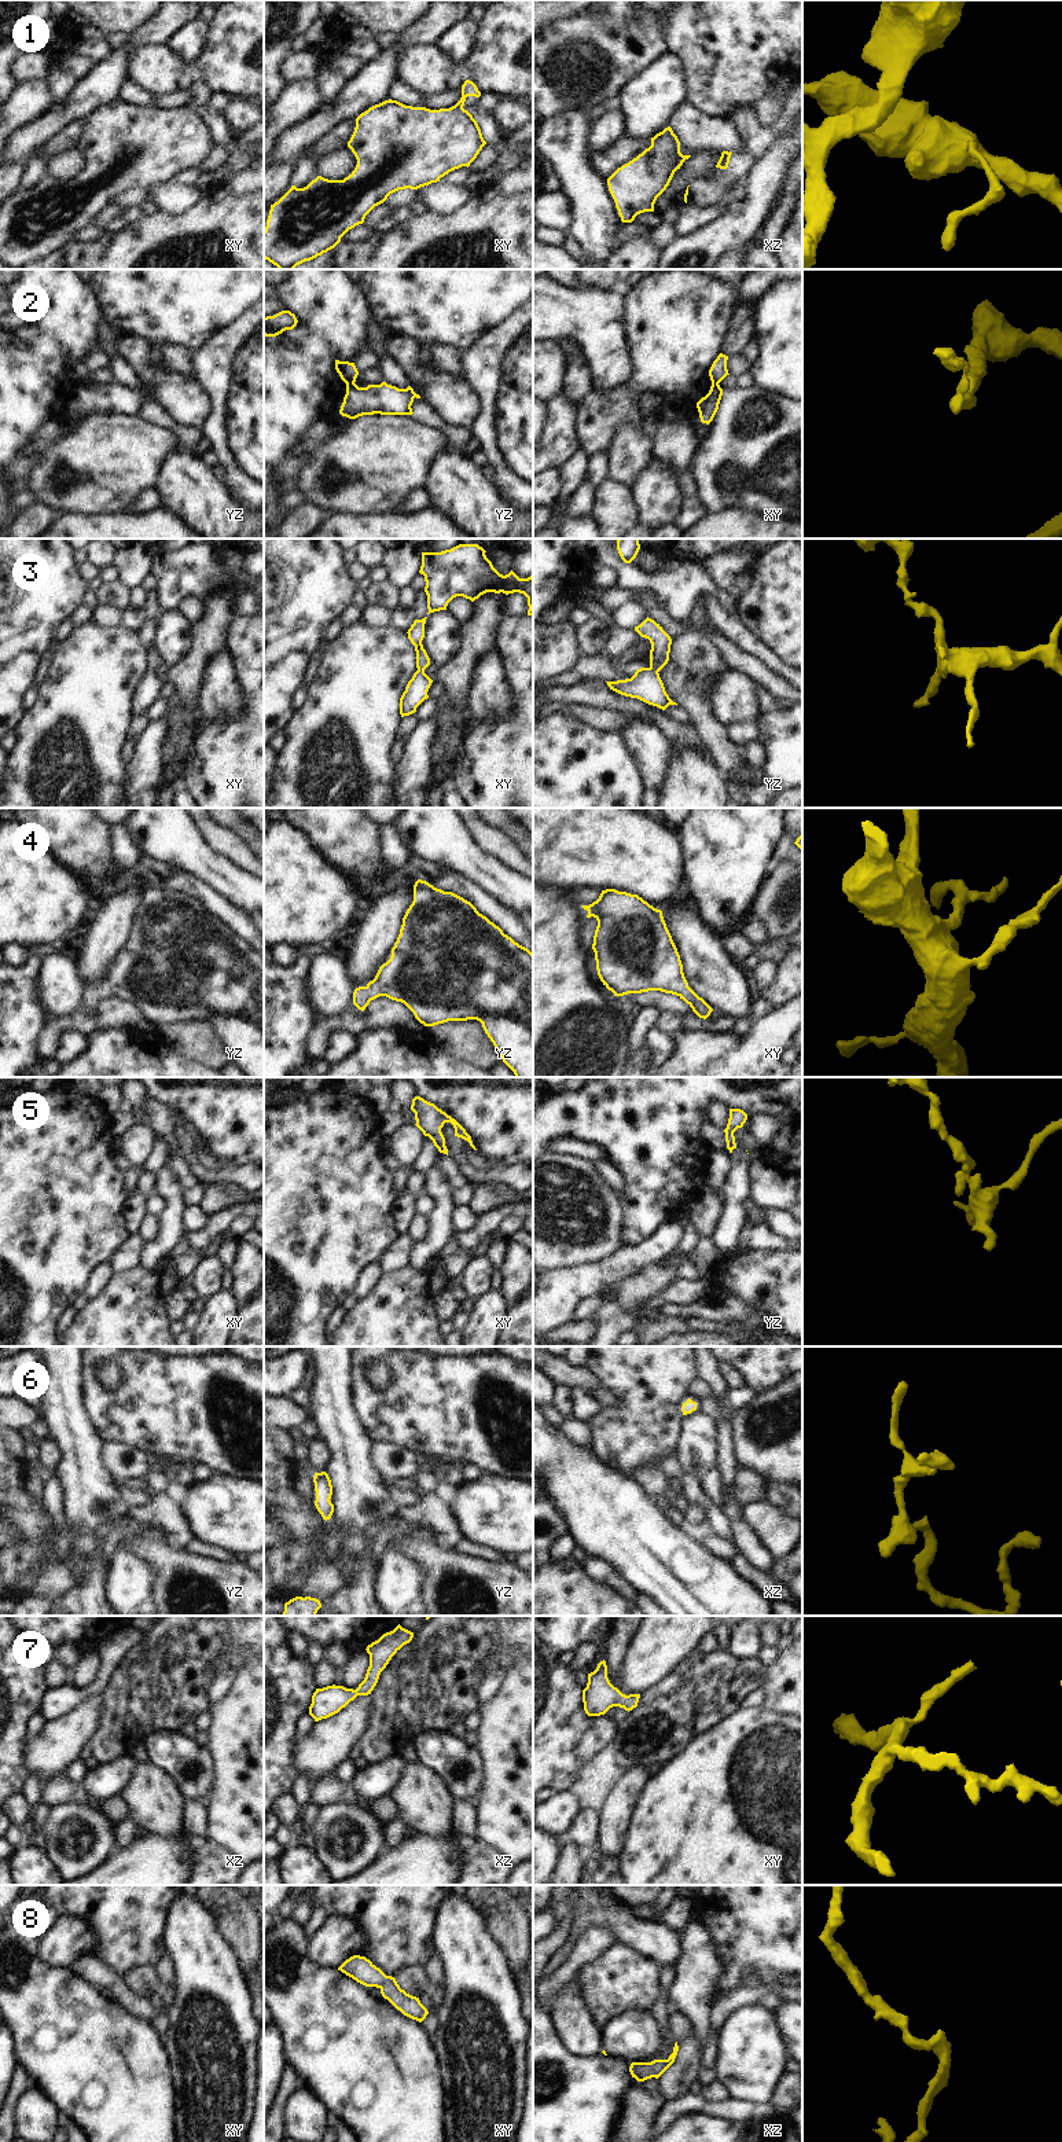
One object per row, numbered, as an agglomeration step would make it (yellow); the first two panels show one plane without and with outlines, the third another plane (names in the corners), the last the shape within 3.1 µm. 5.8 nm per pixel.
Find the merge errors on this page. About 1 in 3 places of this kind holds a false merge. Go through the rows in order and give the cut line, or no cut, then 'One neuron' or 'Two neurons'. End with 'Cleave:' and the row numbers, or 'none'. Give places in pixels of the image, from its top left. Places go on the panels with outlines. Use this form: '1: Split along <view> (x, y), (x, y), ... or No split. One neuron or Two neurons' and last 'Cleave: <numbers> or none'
1: Split along xy (456, 103), (462, 107). Two neurons
2: Split along yz (353, 381), (346, 384). Two neurons
3: No split. One neuron
4: No split. One neuron
5: No split. One neuron
6: No split. One neuron
7: No split. One neuron
8: No split. One neuron
Cleave: 1, 2.

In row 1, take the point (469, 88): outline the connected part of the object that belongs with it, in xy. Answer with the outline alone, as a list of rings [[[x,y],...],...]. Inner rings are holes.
[[[466,80],[464,84],[462,85],[462,98],[456,104],[463,107],[467,96],[475,98],[481,96],[481,92],[478,91],[477,85],[470,80]]]

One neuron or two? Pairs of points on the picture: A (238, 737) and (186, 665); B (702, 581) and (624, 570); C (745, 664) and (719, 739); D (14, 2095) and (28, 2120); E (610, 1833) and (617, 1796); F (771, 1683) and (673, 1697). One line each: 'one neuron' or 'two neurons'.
A: two neurons
B: one neuron
C: two neurons
D: two neurons
E: one neuron
F: two neurons

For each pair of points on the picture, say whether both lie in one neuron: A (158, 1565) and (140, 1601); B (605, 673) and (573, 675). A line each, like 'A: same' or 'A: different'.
A: different
B: same

